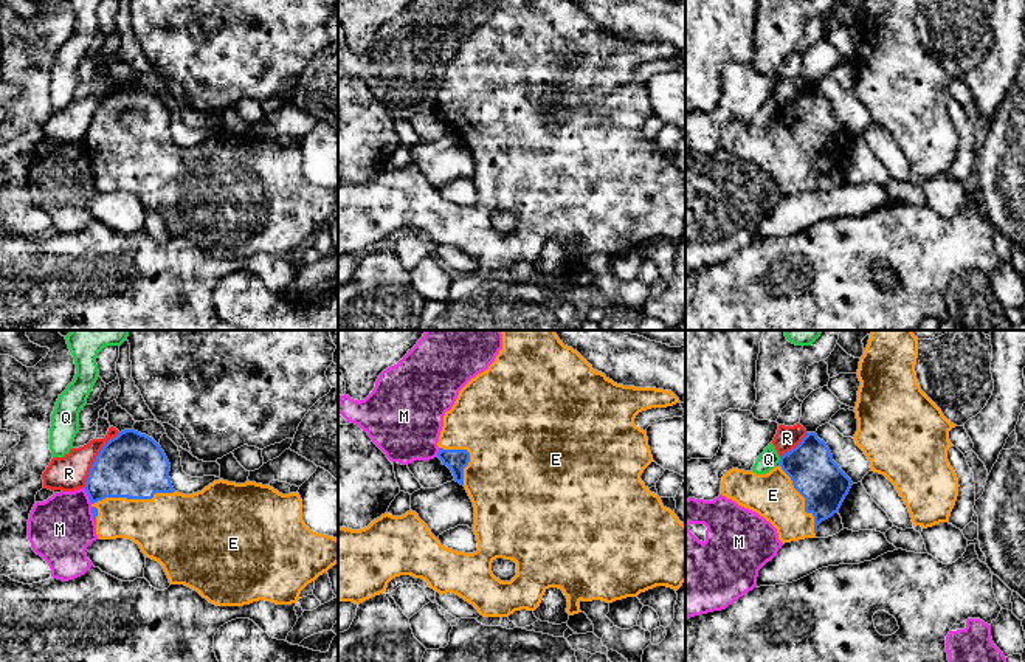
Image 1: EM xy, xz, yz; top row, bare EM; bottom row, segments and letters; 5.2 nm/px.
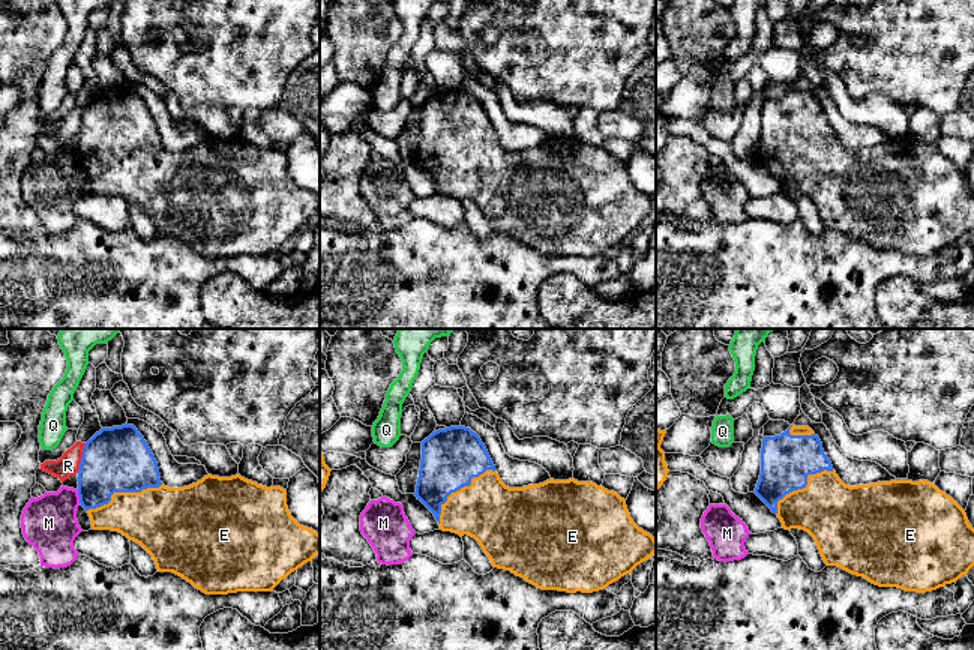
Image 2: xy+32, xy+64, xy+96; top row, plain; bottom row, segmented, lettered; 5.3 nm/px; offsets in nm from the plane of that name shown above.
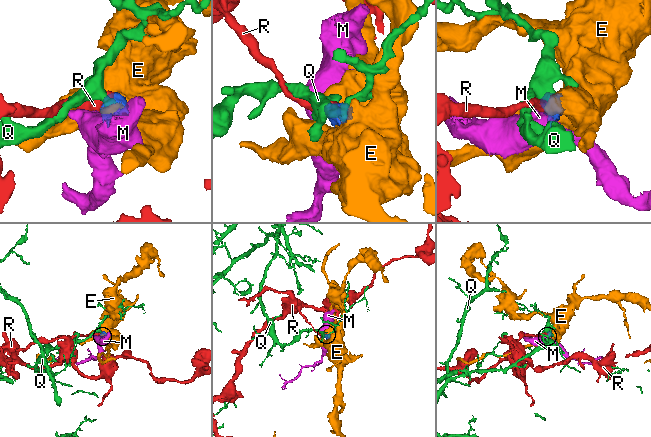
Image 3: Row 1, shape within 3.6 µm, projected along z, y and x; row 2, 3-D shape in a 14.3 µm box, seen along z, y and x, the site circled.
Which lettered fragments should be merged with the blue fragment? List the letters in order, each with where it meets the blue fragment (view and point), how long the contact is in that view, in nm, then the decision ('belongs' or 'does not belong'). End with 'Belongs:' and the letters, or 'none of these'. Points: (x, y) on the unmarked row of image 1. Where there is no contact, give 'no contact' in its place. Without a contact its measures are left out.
E: meets blue in xy at (124, 149); contact 440 nm long; belongs
M: meets blue in xy at (87, 146); contact 100 nm long; does not belong
Q: meets blue in yz at (780, 113); contact 40 nm long; does not belong
R: meets blue in xy at (95, 112); contact 340 nm long; does not belong
Belongs: E

